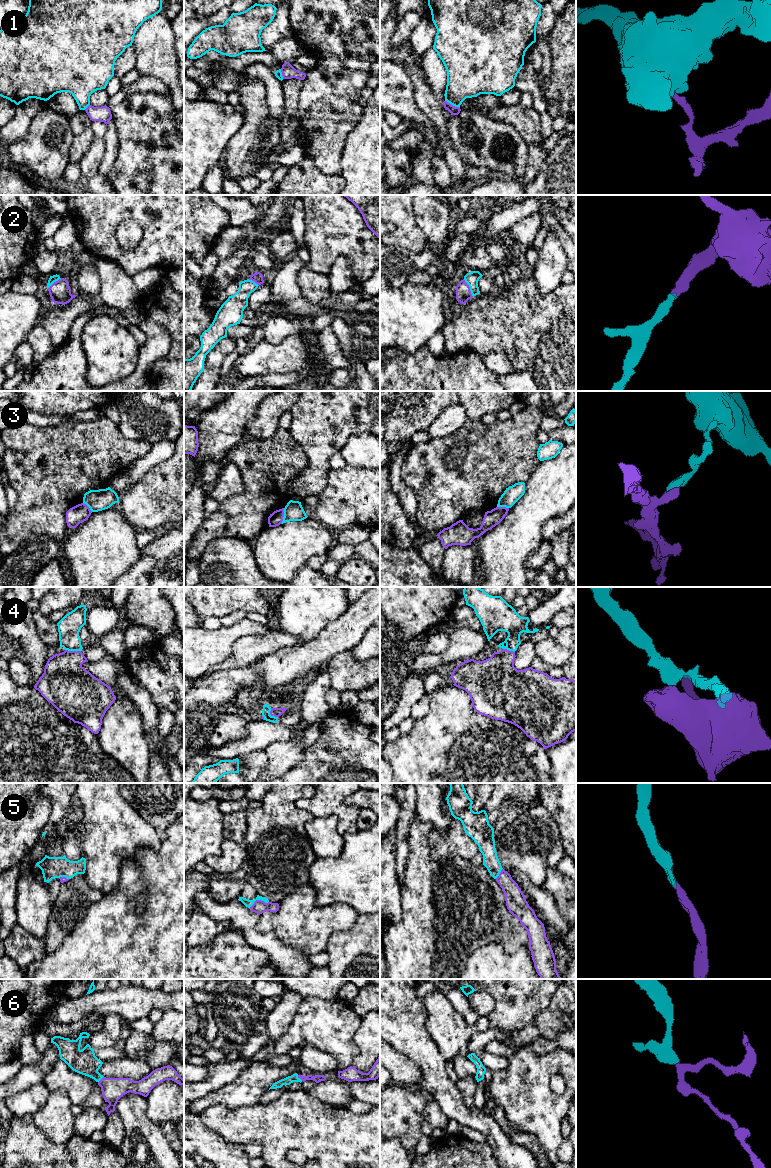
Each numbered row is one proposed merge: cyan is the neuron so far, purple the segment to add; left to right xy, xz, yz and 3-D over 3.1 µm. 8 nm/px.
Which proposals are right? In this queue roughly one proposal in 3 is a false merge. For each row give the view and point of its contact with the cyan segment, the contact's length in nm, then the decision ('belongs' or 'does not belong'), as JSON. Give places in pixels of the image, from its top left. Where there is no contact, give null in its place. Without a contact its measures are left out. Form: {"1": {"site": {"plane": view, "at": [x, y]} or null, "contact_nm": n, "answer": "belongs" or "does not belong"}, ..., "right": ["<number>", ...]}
{"1": {"site": {"plane": "yz", "at": [452, 104]}, "contact_nm": 140, "answer": "does not belong"}, "2": {"site": {"plane": "yz", "at": [470, 288]}, "contact_nm": 170, "answer": "belongs"}, "3": {"site": {"plane": "xz", "at": [284, 516]}, "contact_nm": 130, "answer": "does not belong"}, "4": {"site": {"plane": "xy", "at": [73, 650]}, "contact_nm": 130, "answer": "does not belong"}, "5": {"site": {"plane": "xz", "at": [258, 899]}, "contact_nm": 170, "answer": "belongs"}, "6": {"site": {"plane": "xz", "at": [299, 1078]}, "contact_nm": 60, "answer": "belongs"}, "right": ["2", "5", "6"]}

